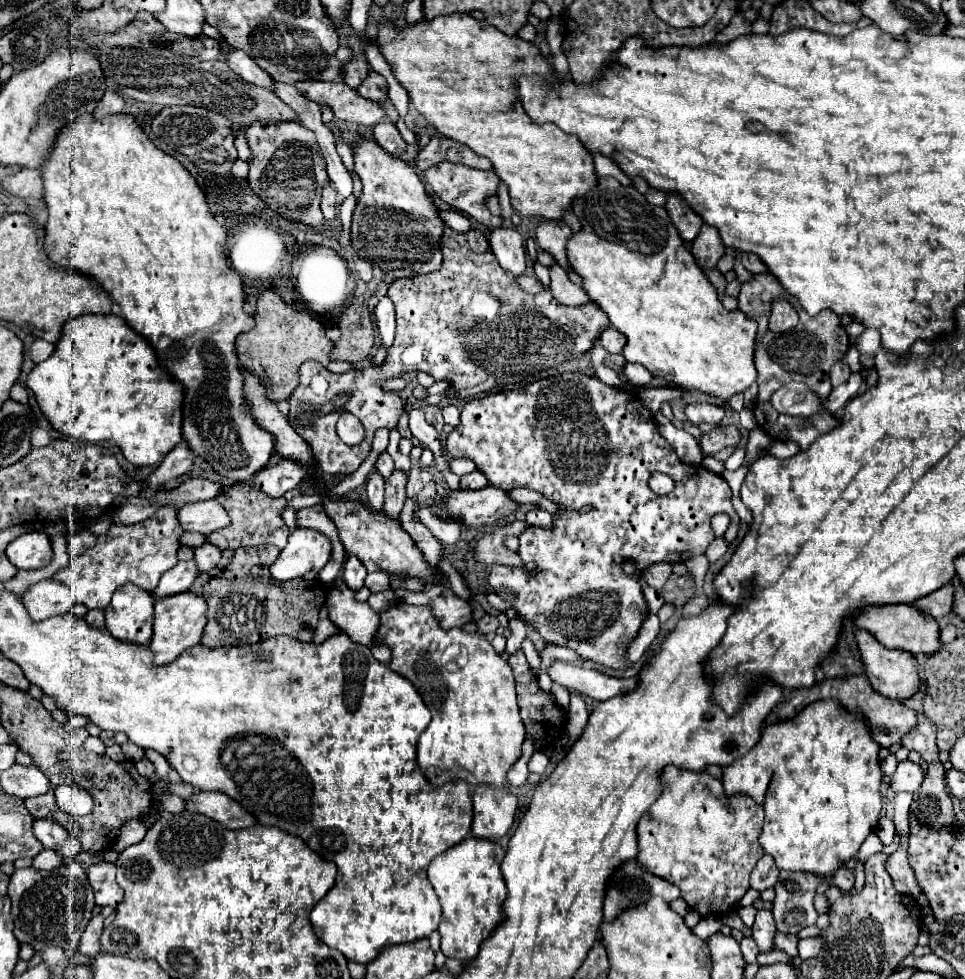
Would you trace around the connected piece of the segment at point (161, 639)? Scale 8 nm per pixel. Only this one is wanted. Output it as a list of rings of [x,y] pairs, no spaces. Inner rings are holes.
[[[180,592],[180,594],[166,596],[166,598],[158,600],[154,610],[156,610],[156,614],[154,614],[154,636],[152,636],[150,648],[154,650],[154,664],[162,666],[162,664],[170,664],[172,660],[176,660],[176,656],[180,652],[184,652],[186,648],[200,642],[202,630],[206,626],[208,604],[202,596],[196,596],[192,592]]]

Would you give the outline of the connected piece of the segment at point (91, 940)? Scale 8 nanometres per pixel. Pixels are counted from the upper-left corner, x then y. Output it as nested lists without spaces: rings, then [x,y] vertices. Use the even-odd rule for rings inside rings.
[[[96,914],[86,926],[78,950],[82,954],[86,954],[86,956],[96,956],[100,952],[100,936],[102,936],[102,932],[104,932],[104,916]]]

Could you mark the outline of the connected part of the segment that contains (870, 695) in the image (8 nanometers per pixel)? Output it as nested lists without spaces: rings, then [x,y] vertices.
[[[846,676],[846,678],[832,678],[832,680],[826,680],[822,684],[814,684],[812,688],[804,688],[804,690],[796,690],[796,692],[786,692],[784,694],[784,700],[782,700],[782,706],[774,712],[774,718],[776,720],[784,720],[784,718],[792,718],[796,716],[804,706],[816,702],[816,700],[826,700],[826,698],[836,698],[846,710],[854,712],[854,710],[860,710],[864,714],[864,718],[868,720],[870,724],[870,730],[872,730],[872,736],[874,740],[884,746],[884,748],[890,748],[894,744],[900,744],[902,736],[906,736],[916,724],[918,724],[918,712],[912,710],[912,708],[906,708],[900,700],[892,700],[892,698],[886,698],[882,694],[878,694],[866,676]]]

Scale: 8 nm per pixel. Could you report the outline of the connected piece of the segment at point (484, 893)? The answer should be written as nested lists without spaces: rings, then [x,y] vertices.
[[[468,836],[448,852],[434,858],[428,866],[428,880],[442,904],[442,920],[438,932],[442,936],[442,952],[448,958],[474,958],[480,950],[480,944],[500,922],[500,906],[506,892],[504,876],[500,870],[502,858],[504,850],[498,842]]]

